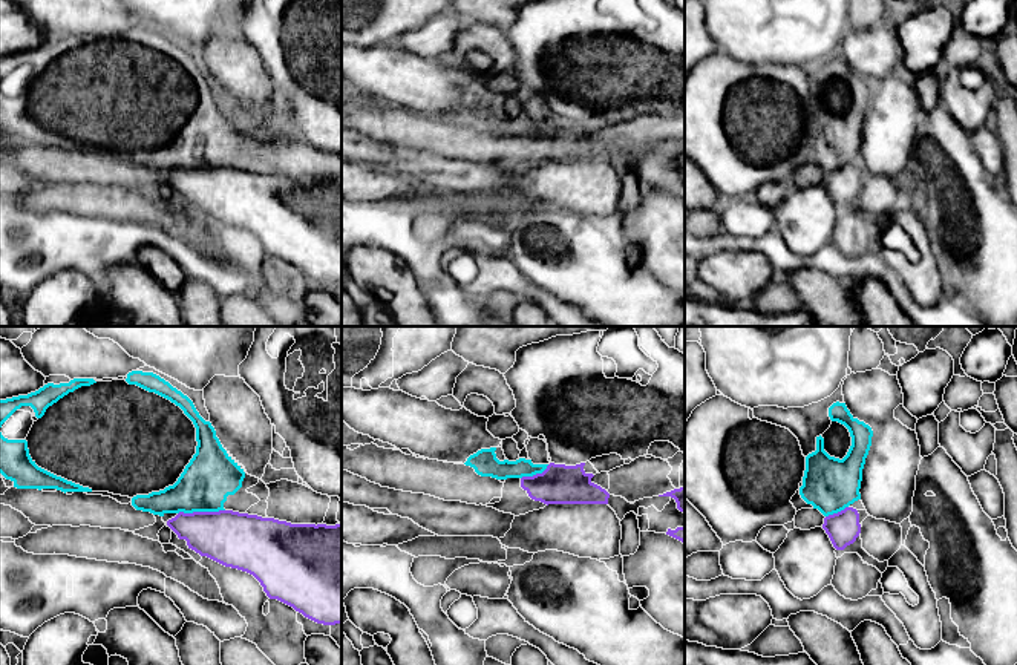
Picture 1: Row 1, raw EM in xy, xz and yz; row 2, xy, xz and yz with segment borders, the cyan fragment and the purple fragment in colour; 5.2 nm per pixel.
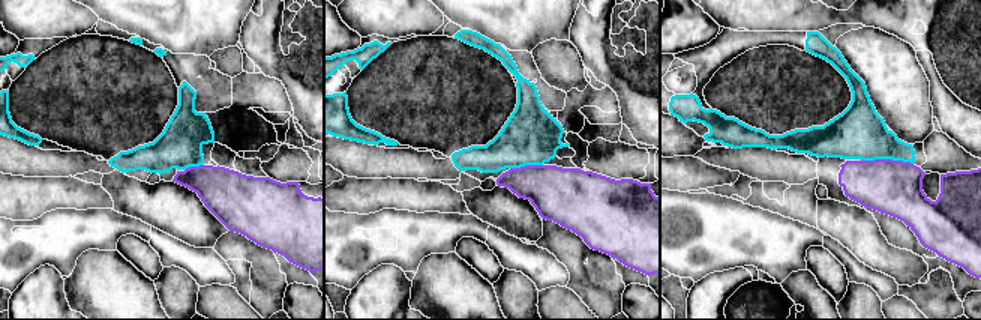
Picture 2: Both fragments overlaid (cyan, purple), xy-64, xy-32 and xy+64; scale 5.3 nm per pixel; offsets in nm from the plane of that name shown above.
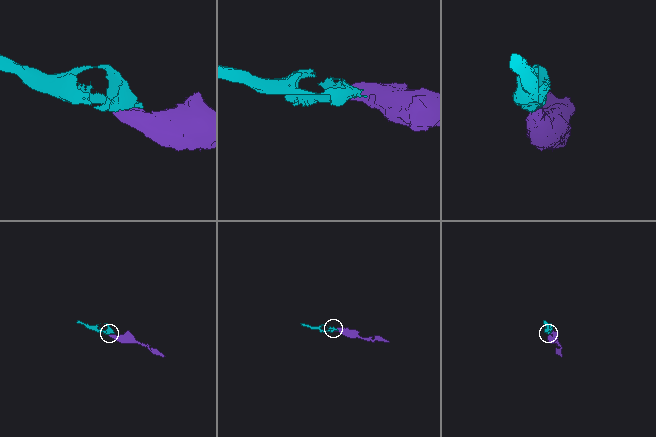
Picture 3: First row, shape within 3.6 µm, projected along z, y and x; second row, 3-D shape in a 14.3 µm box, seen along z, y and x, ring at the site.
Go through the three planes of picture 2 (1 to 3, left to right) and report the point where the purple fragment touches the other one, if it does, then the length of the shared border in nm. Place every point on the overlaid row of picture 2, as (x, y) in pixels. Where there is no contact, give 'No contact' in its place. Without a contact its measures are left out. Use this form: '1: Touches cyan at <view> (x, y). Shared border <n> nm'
1: Touches cyan at xy-64 (194, 166). Shared border 110 nm
2: Touches cyan at xy-32 (525, 164). Shared border 180 nm
3: Touches cyan at xy+64 (887, 158). Shared border 280 nm

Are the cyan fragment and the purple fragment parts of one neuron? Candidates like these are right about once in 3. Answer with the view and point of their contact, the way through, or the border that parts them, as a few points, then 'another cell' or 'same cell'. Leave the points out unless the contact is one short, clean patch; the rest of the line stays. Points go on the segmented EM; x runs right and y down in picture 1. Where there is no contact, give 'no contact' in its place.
meets cyan in xy at (201, 511); border along xy (224, 509), (178, 514); another cell

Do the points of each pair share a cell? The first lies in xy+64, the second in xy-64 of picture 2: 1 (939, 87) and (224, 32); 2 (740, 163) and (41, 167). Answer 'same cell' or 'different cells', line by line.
1: different cells
2: same cell

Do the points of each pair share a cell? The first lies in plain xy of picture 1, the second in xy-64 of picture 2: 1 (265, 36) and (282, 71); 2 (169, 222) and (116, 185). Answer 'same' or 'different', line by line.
1: same
2: different

